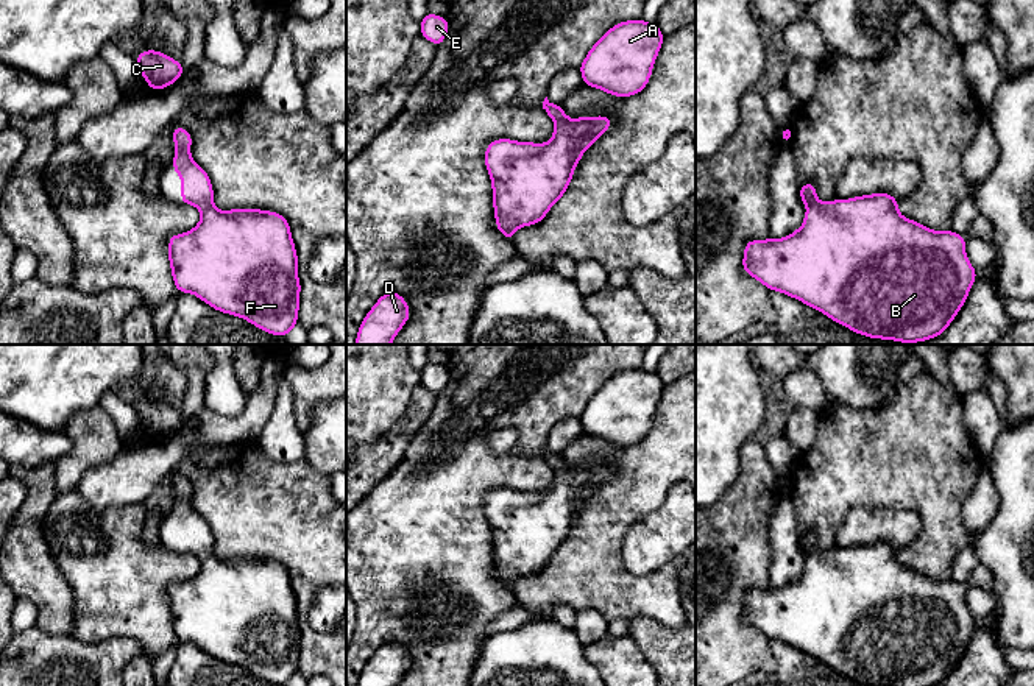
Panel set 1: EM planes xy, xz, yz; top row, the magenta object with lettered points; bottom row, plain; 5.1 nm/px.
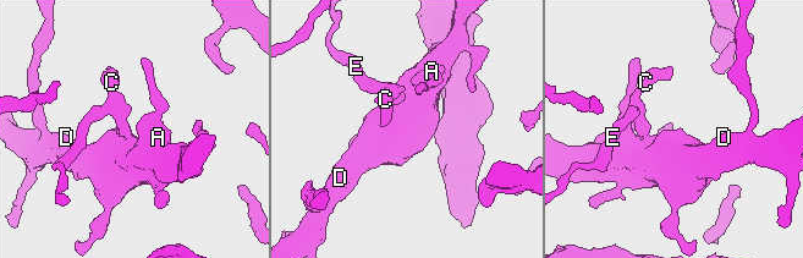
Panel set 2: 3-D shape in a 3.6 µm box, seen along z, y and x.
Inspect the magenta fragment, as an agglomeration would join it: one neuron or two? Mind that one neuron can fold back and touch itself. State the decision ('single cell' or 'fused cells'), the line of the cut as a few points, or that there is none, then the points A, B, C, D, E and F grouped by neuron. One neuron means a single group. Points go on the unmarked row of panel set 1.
single cell; no cut; A B C D E F

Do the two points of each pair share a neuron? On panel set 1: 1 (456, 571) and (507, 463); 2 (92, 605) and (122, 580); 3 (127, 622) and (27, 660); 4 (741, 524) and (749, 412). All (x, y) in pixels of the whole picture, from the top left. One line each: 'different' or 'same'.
1: same
2: same
3: different
4: different

